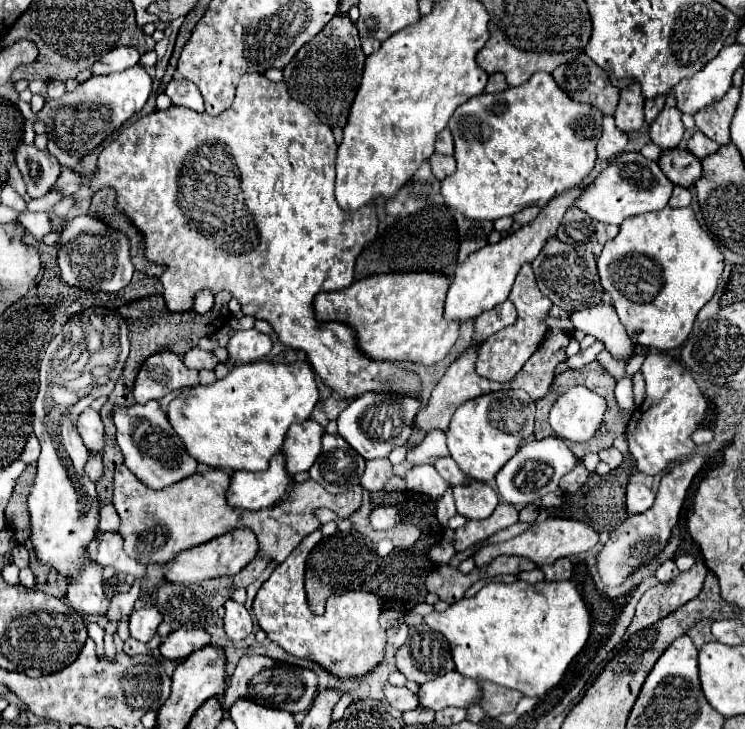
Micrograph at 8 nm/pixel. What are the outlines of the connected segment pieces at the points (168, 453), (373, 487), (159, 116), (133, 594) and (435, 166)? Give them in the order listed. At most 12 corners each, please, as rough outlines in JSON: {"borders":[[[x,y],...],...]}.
{"borders":[[[159,401],[117,405],[125,465],[163,489],[195,473]],[[369,459],[361,477],[367,491],[380,491],[393,476],[389,459]],[[245,73],[99,155],[169,311],[229,291],[341,399],[419,395],[315,295],[375,207],[333,197],[333,131]],[[139,583],[113,595],[105,617],[115,623],[129,619],[141,595]],[[433,153],[433,175],[443,181],[455,171],[453,155]]]}

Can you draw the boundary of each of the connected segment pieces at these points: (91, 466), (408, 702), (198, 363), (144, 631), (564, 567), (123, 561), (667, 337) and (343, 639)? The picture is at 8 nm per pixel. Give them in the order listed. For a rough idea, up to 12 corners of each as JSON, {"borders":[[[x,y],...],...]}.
{"borders":[[[91,455],[87,477],[97,485],[103,477],[103,461]],[[385,685],[385,699],[399,711],[419,705],[407,687]],[[193,347],[183,355],[189,369],[215,369],[219,359]],[[157,607],[133,611],[131,637],[147,643],[163,617]],[[567,557],[543,565],[547,581],[565,581],[573,573]],[[97,529],[97,563],[145,575],[145,565],[125,555],[123,537]],[[691,207],[625,219],[597,259],[641,347],[689,337],[723,273]],[[309,533],[255,595],[259,627],[283,651],[339,679],[385,659],[373,593],[311,613]]]}

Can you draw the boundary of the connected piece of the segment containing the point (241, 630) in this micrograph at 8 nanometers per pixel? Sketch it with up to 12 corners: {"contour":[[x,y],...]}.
{"contour":[[225,601],[225,633],[243,641],[253,631],[245,605]]}

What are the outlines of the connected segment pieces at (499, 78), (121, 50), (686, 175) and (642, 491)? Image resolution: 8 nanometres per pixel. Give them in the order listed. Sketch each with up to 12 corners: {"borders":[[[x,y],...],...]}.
{"borders":[[[501,73],[489,75],[485,93],[505,91],[509,85]],[[117,47],[91,67],[93,75],[109,75],[137,65],[133,47]],[[667,149],[661,171],[681,187],[701,177],[701,161],[687,149]],[[641,483],[627,485],[627,511],[643,513],[655,493]]]}

